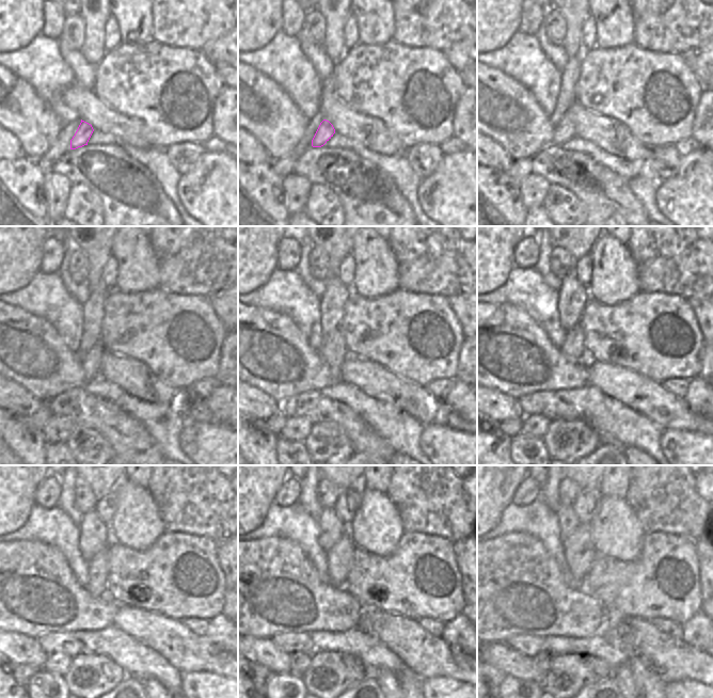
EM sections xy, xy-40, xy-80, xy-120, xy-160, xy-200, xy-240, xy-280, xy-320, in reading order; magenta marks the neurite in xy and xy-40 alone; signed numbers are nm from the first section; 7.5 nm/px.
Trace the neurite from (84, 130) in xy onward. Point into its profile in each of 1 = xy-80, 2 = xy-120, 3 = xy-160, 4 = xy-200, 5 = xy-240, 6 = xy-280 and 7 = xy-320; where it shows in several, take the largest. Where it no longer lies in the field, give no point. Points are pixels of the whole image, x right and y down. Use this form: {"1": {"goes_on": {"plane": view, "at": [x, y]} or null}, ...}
{"1": {"goes_on": {"plane": "xy-80", "at": [564, 130]}}, "2": {"goes_on": {"plane": "xy-120", "at": [90, 363]}}, "3": {"goes_on": {"plane": "xy-160", "at": [333, 349]}}, "4": {"goes_on": {"plane": "xy-200", "at": [573, 347]}}, "5": {"goes_on": {"plane": "xy-240", "at": [97, 567]}}, "6": {"goes_on": {"plane": "xy-280", "at": [339, 556]}}, "7": {"goes_on": {"plane": "xy-320", "at": [579, 550]}}}

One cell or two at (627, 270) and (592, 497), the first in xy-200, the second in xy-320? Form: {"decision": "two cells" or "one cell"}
{"decision": "two cells"}

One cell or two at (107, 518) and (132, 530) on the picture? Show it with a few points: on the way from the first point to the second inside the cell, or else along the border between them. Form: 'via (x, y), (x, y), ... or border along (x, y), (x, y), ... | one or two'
border along (117, 495), (117, 508), (110, 524) | two

